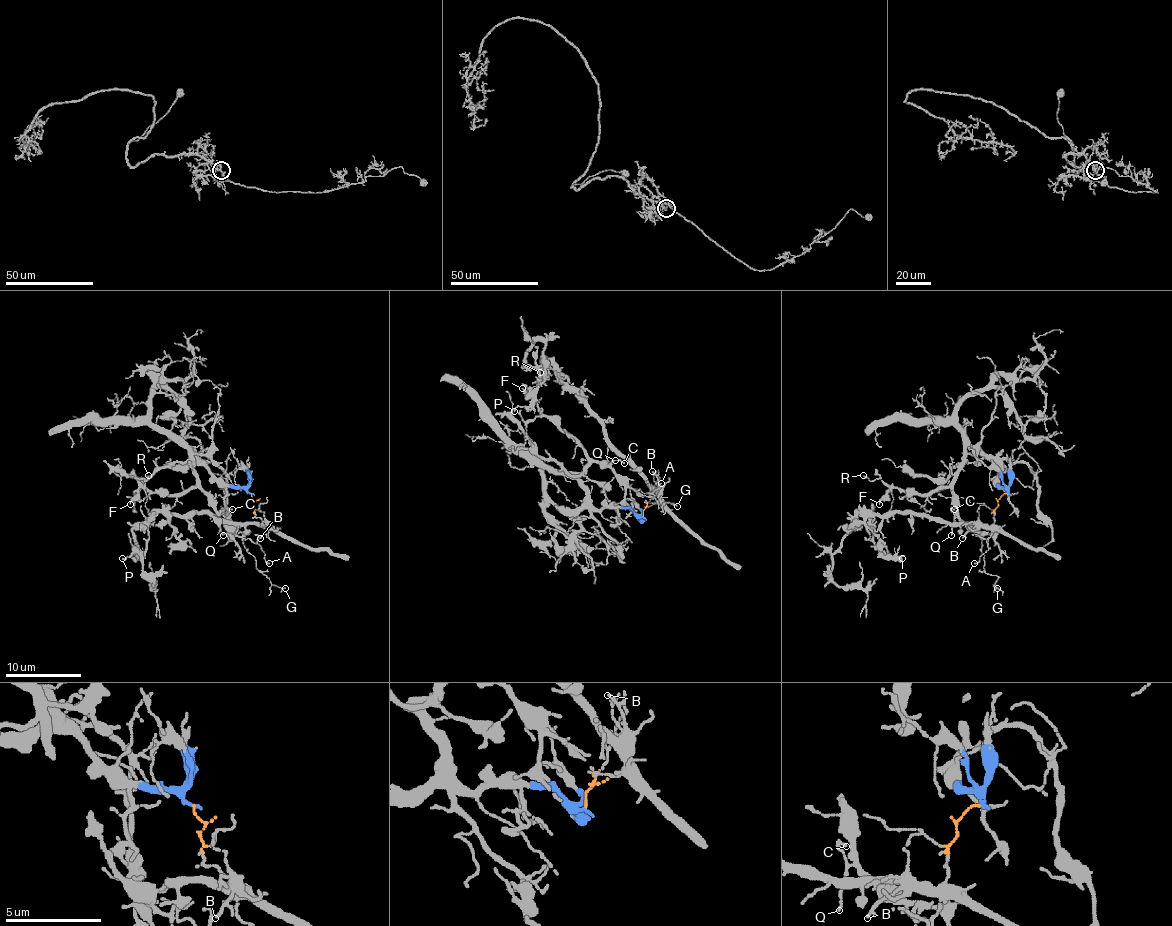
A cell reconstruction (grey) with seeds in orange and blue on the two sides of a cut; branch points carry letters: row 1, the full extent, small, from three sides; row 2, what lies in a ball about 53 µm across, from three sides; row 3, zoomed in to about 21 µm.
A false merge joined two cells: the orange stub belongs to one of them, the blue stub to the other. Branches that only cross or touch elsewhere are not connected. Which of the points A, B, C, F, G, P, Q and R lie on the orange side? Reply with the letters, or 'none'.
B, P

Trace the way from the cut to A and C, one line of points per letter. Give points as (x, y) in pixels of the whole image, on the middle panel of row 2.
A: (643, 515), (627, 508), (595, 508), (580, 478), (591, 462), (603, 462), (648, 497), (661, 483)
C: (643, 515), (627, 508), (595, 508), (580, 485), (580, 478), (591, 462), (624, 462)

